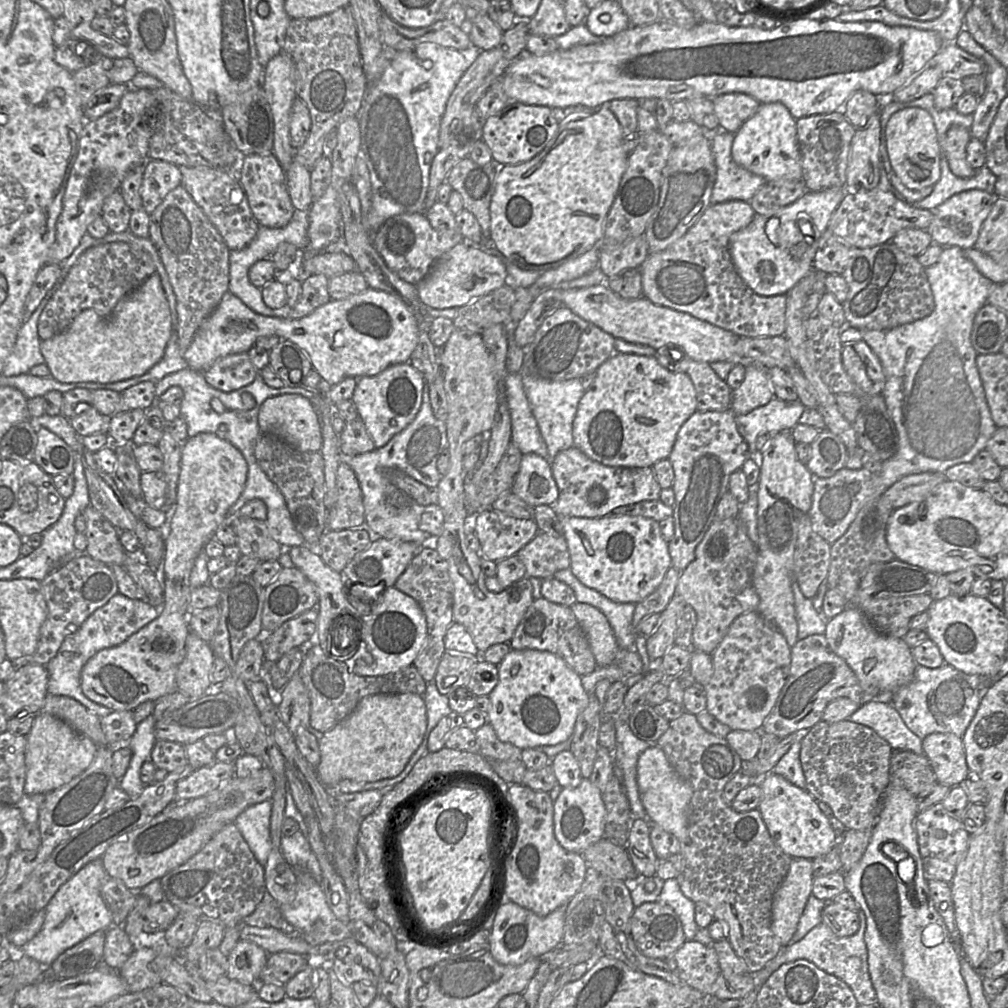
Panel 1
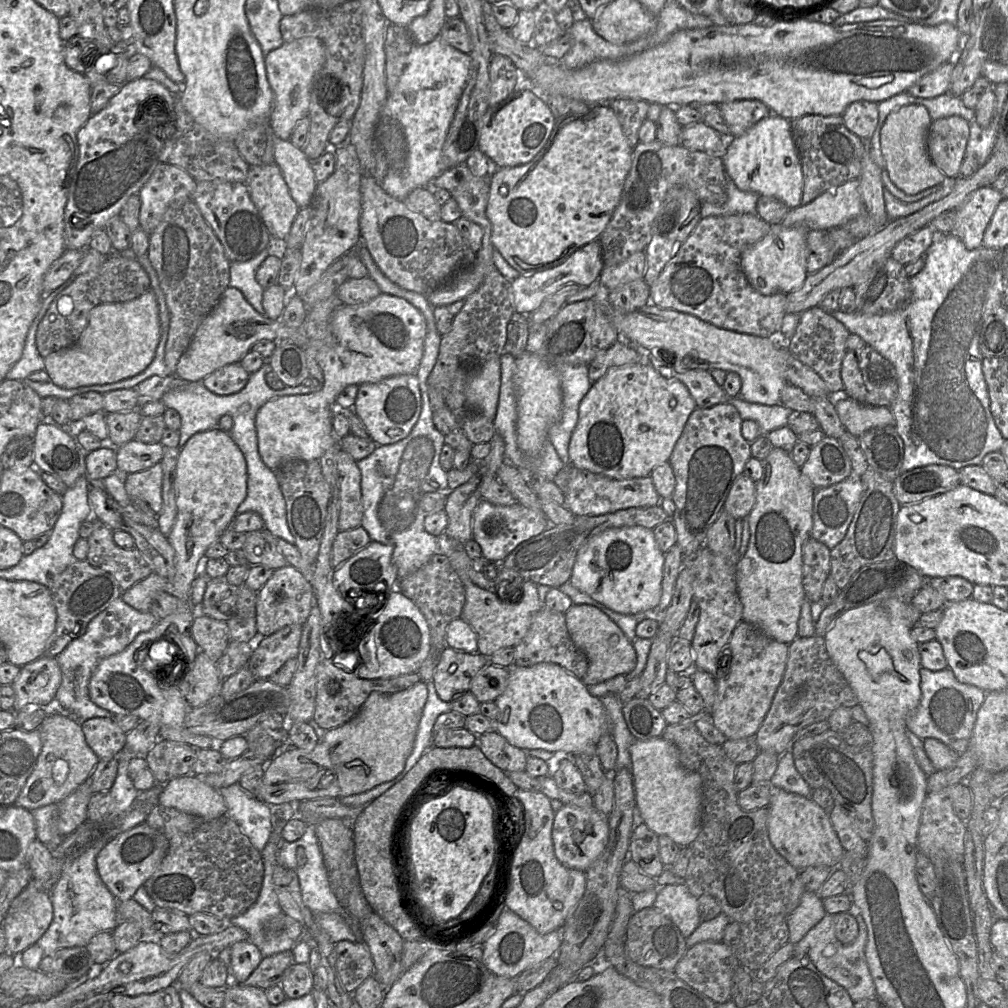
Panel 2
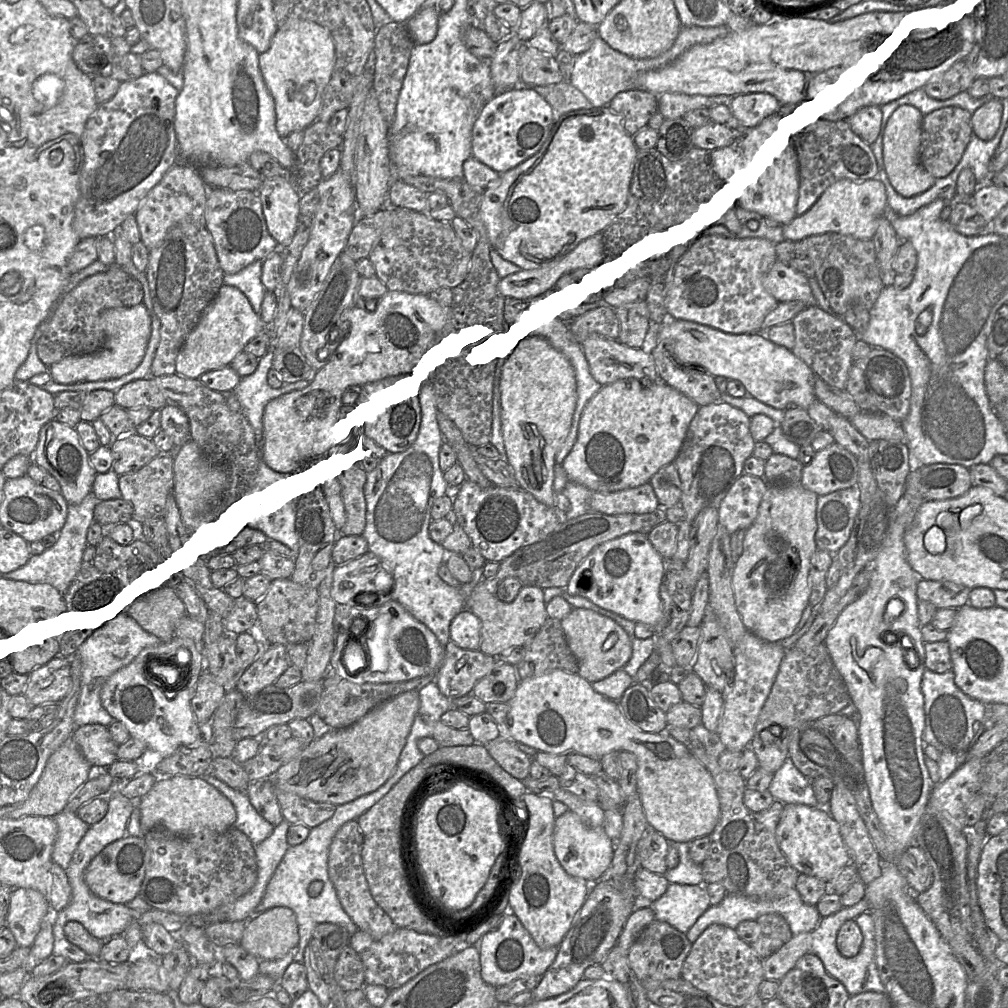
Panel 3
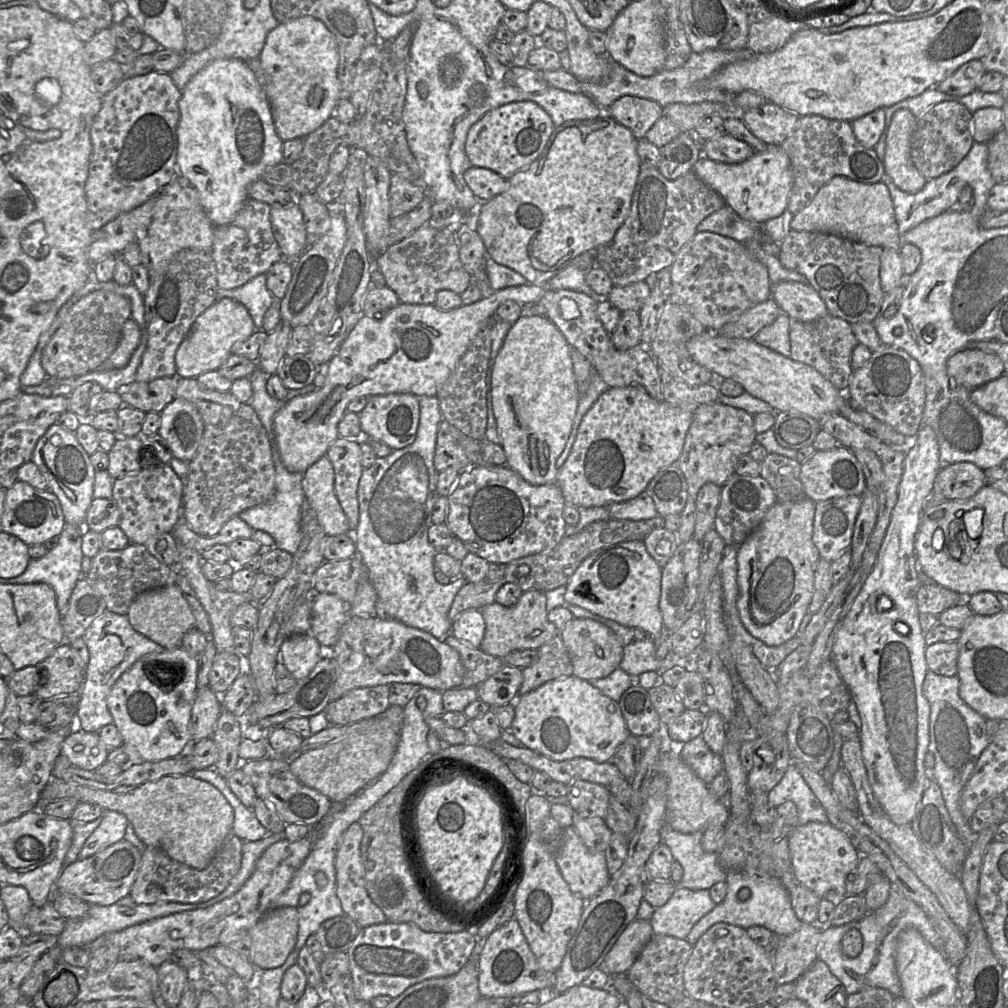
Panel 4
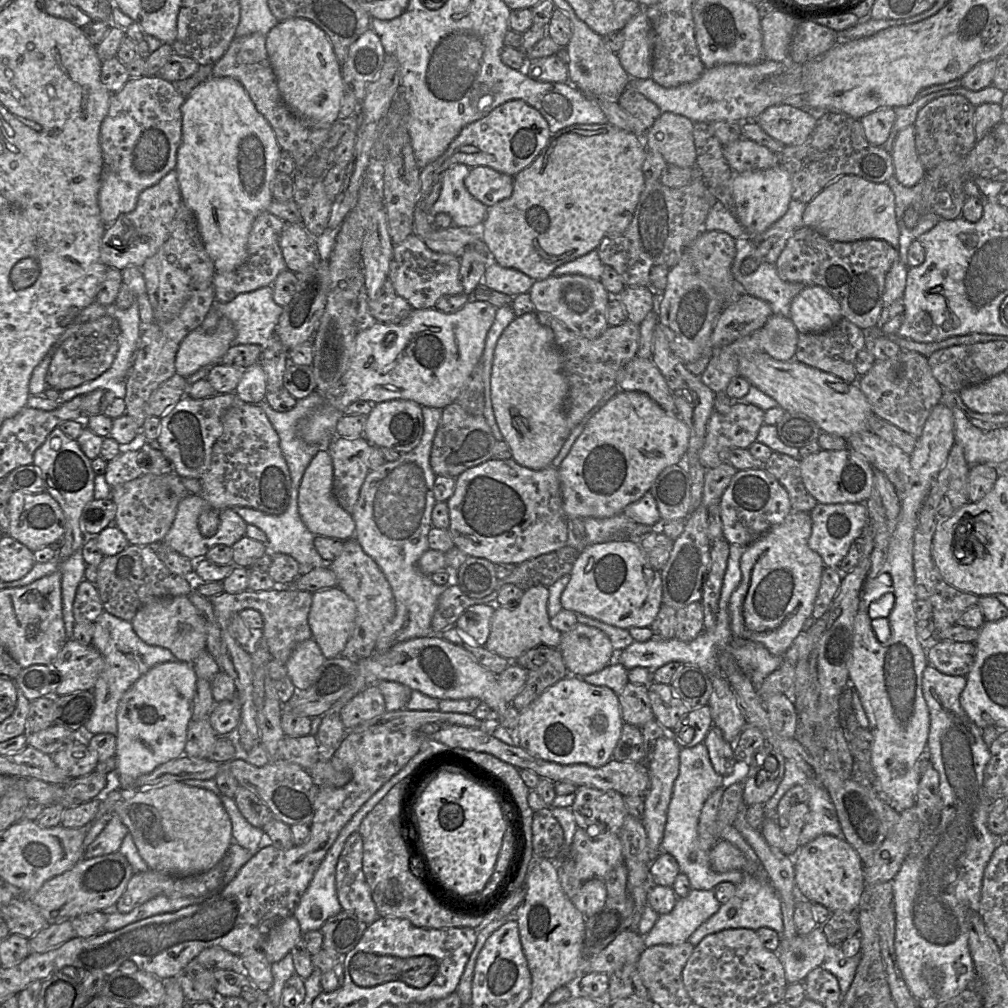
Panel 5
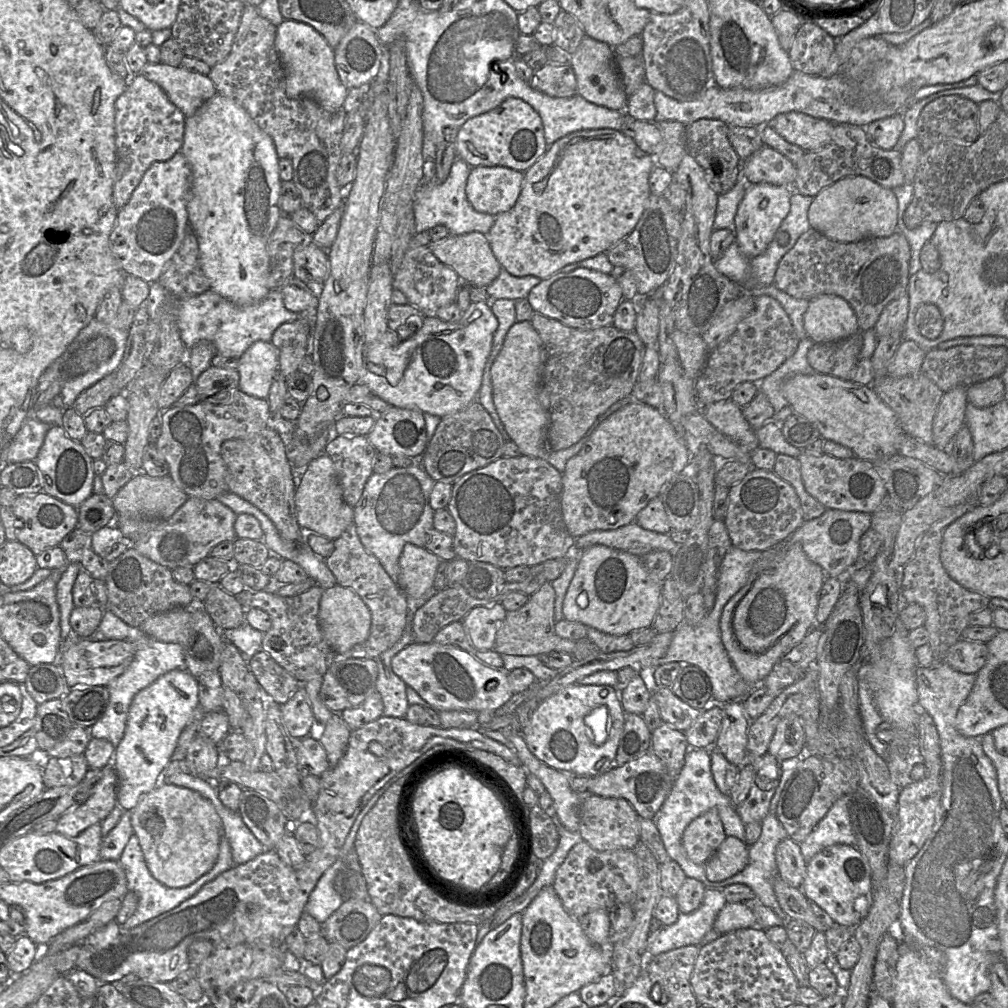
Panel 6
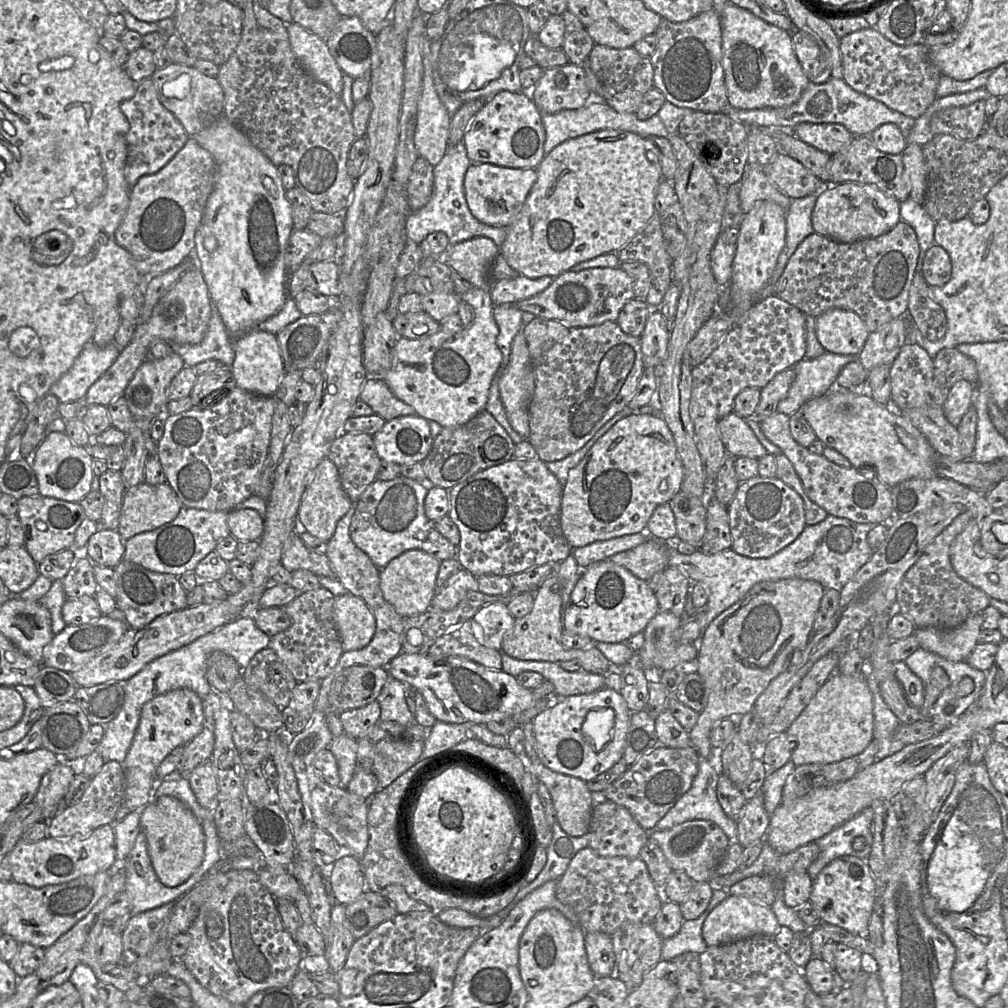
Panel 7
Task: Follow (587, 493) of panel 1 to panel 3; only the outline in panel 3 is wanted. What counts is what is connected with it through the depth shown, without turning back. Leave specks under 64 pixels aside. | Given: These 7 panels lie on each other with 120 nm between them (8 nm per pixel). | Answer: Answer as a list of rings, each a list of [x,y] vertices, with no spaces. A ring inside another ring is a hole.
[[[649,482],[611,493],[593,492],[590,500],[590,512],[607,515],[647,514],[658,507],[659,501]]]

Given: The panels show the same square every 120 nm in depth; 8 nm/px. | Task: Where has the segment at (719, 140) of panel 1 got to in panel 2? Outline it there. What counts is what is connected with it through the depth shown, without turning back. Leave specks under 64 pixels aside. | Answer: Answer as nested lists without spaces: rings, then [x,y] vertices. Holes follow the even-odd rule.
[[[726,175],[727,201],[716,206],[708,202],[701,204],[701,218],[736,214],[756,214],[758,194],[741,191]]]

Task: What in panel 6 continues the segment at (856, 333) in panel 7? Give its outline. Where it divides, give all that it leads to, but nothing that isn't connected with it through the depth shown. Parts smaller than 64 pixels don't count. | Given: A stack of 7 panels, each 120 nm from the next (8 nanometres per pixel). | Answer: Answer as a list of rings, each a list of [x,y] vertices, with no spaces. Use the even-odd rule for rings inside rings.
[[[831,294],[819,295],[809,301],[803,323],[808,338],[815,343],[839,341],[860,331],[849,303]]]

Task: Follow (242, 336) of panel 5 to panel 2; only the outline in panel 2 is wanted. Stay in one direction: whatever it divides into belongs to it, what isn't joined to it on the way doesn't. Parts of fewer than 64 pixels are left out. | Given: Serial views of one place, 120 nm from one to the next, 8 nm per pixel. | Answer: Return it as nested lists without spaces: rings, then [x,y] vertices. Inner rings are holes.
[[[270,235],[268,245],[257,256],[247,261],[230,262],[229,286],[240,290],[250,305],[261,315],[265,315],[265,310],[262,305],[264,288],[256,281],[255,273],[266,259],[268,253],[273,250],[274,244],[284,243],[284,240],[271,237]]]

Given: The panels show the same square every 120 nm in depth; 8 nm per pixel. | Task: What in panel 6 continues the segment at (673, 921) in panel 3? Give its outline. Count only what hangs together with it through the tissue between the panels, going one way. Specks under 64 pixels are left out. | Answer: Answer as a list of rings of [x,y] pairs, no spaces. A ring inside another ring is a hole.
[[[706,888],[698,909],[683,914],[669,926],[661,926],[648,937],[647,956],[656,956],[688,945],[702,944],[704,936],[713,929],[715,919],[727,904],[724,888]]]

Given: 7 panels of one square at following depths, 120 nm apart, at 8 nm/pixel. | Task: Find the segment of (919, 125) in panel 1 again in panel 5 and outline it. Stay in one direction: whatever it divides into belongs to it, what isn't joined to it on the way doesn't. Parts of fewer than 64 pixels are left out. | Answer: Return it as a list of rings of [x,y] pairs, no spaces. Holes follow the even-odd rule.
[[[910,125],[898,133],[891,155],[894,177],[903,186],[912,187],[923,180],[926,170],[916,151],[914,125]]]

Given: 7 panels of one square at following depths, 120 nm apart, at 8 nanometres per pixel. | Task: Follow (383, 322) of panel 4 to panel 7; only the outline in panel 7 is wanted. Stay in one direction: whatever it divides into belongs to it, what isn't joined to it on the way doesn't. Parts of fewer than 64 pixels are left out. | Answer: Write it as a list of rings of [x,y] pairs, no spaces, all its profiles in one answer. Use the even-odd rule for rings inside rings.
[[[473,287],[459,295],[459,299],[473,308],[472,323],[459,332],[440,329],[437,333],[420,340],[399,337],[395,346],[394,365],[381,377],[398,399],[414,408],[416,415],[428,421],[435,421],[442,427],[465,424],[485,409],[492,379],[502,362],[502,353],[496,345],[499,328],[493,317],[494,304],[490,291]]]

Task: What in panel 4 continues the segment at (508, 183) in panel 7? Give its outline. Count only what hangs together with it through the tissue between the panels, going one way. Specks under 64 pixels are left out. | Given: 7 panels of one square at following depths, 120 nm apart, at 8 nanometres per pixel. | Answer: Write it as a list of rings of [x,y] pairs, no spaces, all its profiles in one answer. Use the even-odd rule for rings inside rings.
[[[472,166],[467,169],[464,173],[464,180],[480,202],[488,201],[508,188],[507,179],[483,167]]]

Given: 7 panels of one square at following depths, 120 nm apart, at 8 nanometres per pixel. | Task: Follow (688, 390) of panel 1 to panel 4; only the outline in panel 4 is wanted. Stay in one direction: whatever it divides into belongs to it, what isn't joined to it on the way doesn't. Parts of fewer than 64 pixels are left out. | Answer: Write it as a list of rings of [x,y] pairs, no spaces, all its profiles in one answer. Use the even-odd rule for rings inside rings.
[[[629,385],[619,388],[609,387],[598,397],[598,399],[594,402],[594,404],[582,418],[570,454],[564,464],[557,470],[556,483],[562,491],[565,499],[565,505],[567,503],[577,508],[606,507],[611,503],[625,502],[637,497],[639,494],[646,490],[650,481],[659,471],[677,462],[682,454],[686,435],[693,420],[693,416],[693,412],[673,406],[666,401],[659,401],[654,399],[647,393],[644,388],[638,385]]]

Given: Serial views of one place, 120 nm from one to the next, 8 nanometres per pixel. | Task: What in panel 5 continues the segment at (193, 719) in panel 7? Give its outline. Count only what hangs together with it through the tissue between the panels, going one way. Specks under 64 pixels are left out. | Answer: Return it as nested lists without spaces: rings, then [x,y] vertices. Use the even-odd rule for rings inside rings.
[[[161,663],[151,669],[149,669],[145,674],[143,674],[122,696],[118,703],[116,719],[117,719],[117,734],[116,734],[116,775],[117,775],[117,786],[122,792],[136,792],[138,789],[135,788],[134,782],[137,777],[143,774],[152,772],[161,764],[164,764],[172,759],[180,757],[181,753],[184,751],[186,738],[187,738],[187,728],[191,721],[192,715],[192,700],[195,692],[195,684],[197,681],[197,676],[193,670],[192,663]]]

